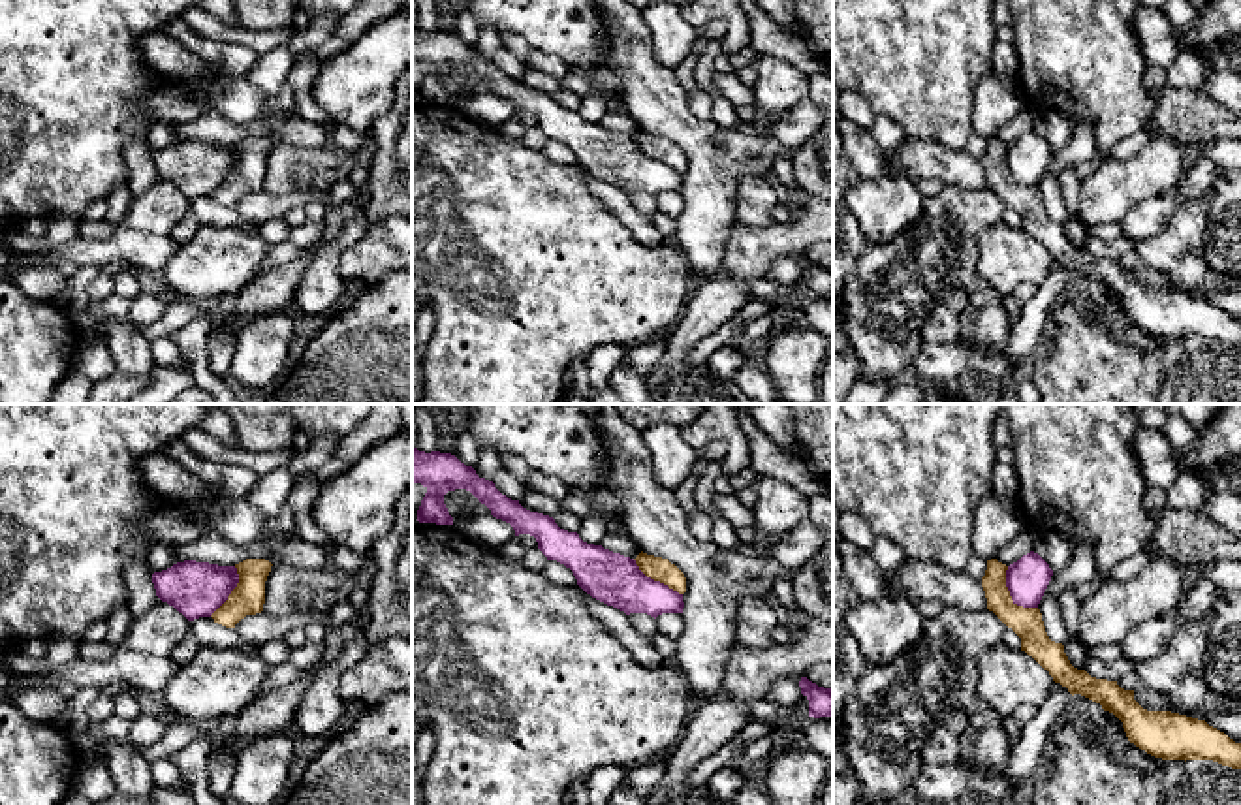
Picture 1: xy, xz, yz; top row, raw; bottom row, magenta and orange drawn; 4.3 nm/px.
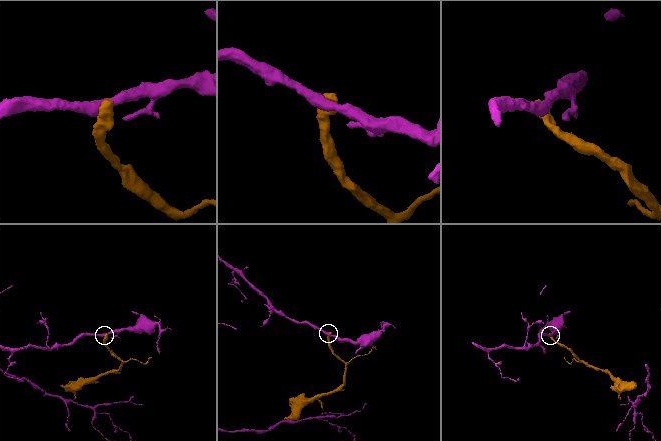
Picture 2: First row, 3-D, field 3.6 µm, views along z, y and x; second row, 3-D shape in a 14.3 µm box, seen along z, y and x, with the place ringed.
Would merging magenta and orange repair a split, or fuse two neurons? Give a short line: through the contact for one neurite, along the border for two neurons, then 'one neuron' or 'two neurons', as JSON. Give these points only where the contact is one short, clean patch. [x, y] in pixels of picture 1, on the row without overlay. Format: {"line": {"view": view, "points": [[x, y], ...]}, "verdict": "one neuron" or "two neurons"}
{"line": {"view": "yz", "points": [[1006, 145], [1008, 173], [1018, 183], [1036, 187]]}, "verdict": "two neurons"}

